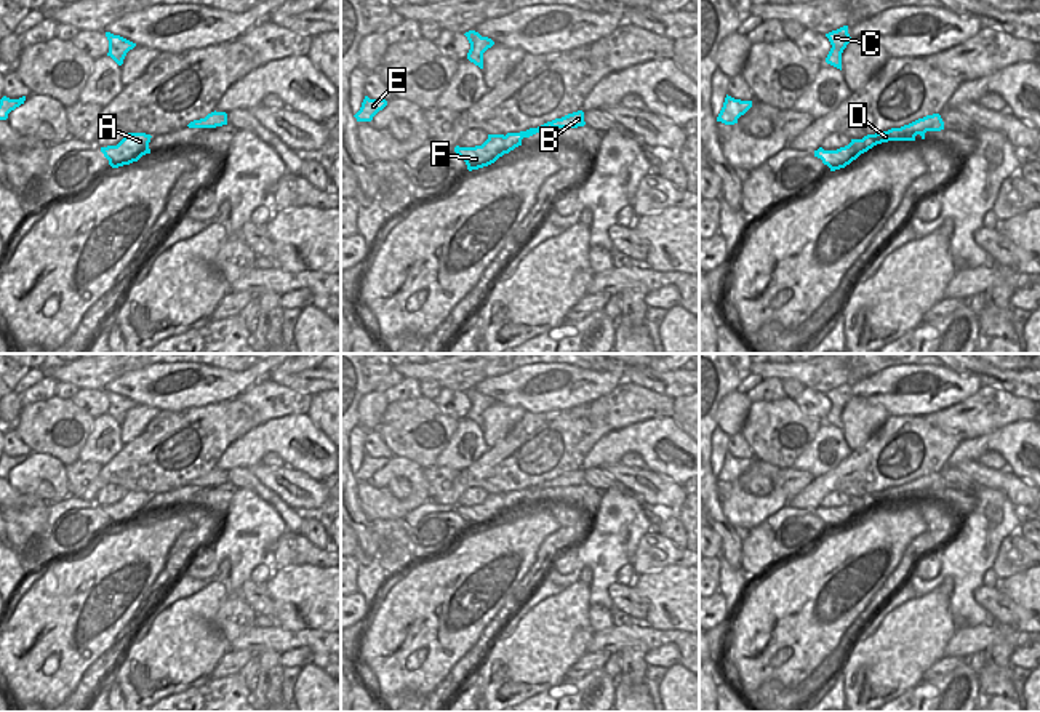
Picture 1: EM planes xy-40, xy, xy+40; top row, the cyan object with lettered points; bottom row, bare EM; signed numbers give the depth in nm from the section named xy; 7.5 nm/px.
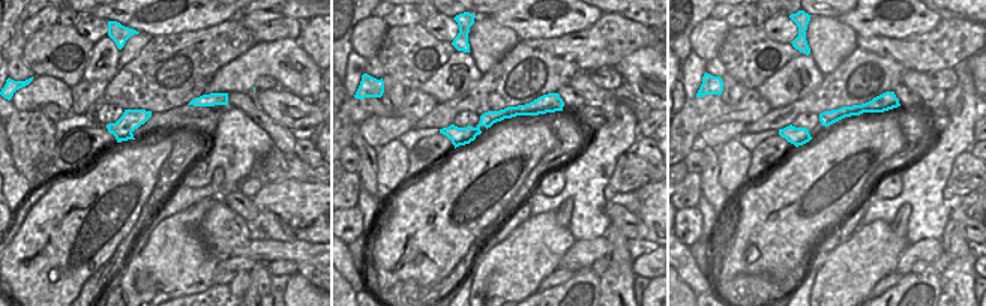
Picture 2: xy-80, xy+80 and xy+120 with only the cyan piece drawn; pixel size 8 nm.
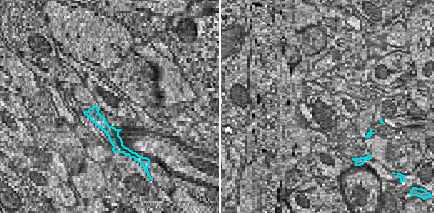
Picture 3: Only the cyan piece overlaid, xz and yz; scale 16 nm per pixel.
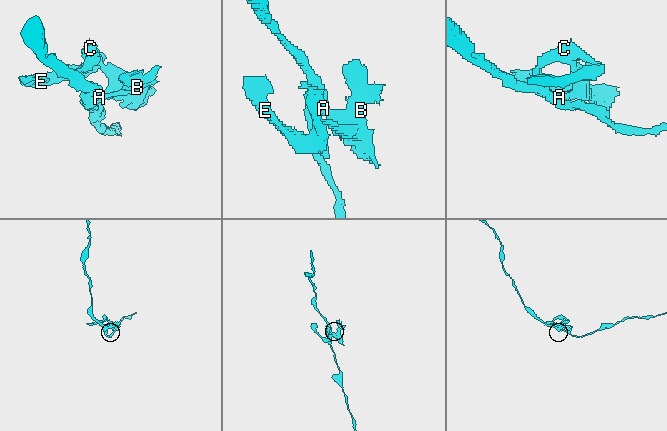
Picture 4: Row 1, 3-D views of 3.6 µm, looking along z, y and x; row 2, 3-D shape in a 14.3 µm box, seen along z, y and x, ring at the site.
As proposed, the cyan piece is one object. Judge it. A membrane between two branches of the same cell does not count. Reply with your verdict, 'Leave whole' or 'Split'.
Split

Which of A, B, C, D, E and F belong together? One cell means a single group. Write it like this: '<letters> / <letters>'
A F / B C D E

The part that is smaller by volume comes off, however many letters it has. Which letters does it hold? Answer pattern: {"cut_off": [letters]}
{"cut_off": ["B", "C", "D", "E"]}

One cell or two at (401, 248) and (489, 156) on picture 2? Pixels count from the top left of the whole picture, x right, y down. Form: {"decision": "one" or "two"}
{"decision": "one"}

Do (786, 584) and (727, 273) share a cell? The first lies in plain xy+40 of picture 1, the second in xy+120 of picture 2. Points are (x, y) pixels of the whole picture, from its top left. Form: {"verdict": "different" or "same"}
{"verdict": "same"}

